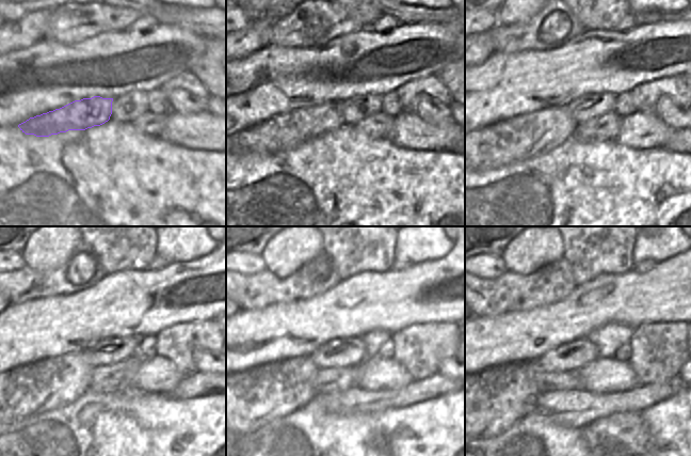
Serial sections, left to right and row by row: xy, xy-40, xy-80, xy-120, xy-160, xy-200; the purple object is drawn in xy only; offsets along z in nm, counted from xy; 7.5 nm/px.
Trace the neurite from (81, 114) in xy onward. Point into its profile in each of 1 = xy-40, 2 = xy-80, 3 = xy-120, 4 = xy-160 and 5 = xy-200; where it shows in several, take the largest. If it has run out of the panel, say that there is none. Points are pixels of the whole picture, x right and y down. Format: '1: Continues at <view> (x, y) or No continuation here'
1: Continues at xy-40 (287, 130)
2: Continues at xy-80 (530, 135)
3: Continues at xy-120 (37, 387)
4: Continues at xy-160 (250, 398)
5: Continues at xy-200 (487, 402)

